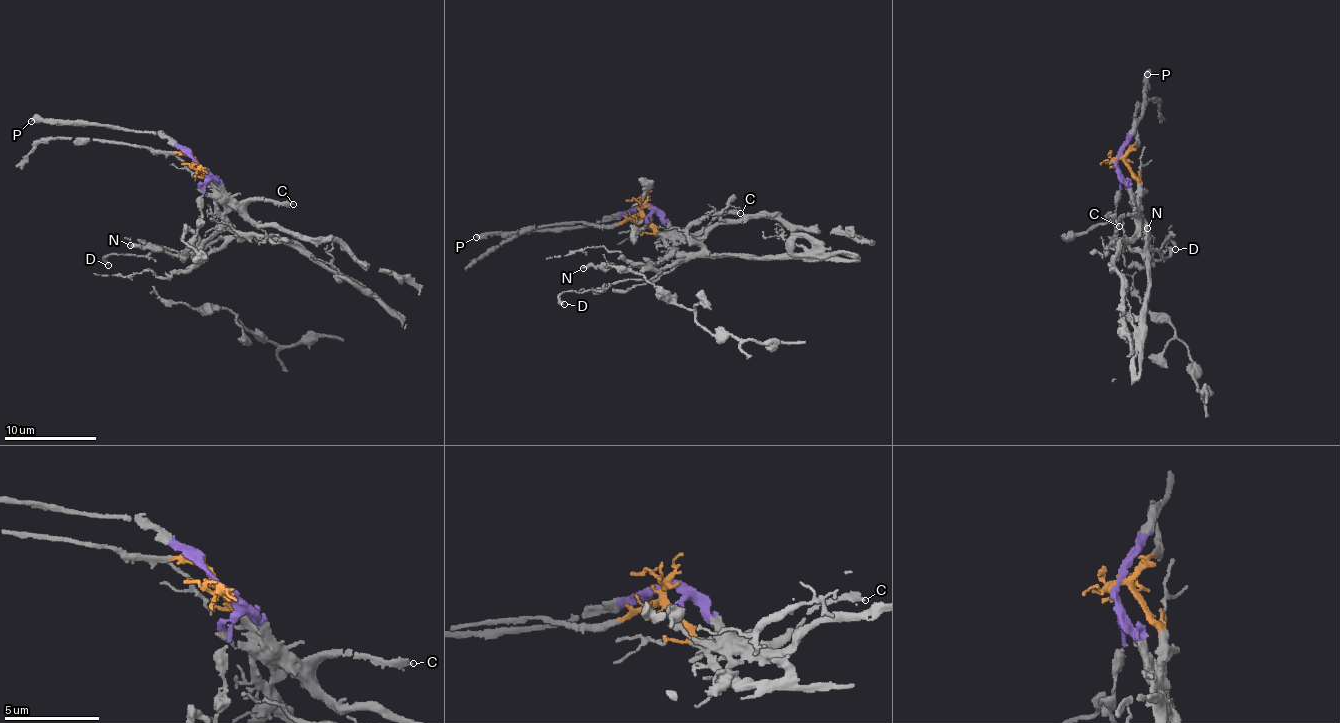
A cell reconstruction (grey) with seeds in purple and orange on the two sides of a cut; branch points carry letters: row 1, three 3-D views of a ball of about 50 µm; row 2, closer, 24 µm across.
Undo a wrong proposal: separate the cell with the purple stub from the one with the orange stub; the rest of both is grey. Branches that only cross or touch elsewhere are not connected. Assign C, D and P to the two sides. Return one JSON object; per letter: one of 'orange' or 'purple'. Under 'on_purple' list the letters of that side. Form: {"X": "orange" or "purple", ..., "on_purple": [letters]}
{"C": "purple", "D": "orange", "P": "purple", "on_purple": ["C", "P"]}

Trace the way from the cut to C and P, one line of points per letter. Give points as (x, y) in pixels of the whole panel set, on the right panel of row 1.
C: (1117, 159), (1118, 176), (1137, 216), (1119, 218), (1118, 227)
P: (1117, 159), (1140, 118), (1147, 74)

